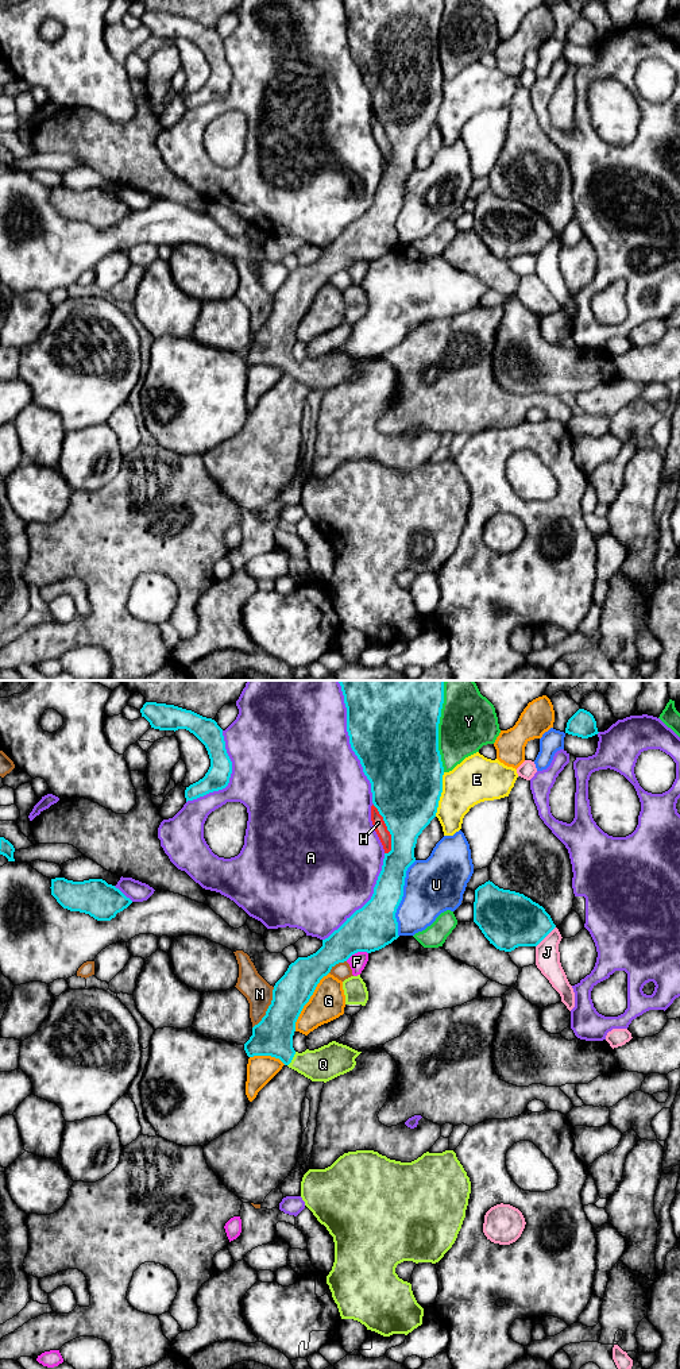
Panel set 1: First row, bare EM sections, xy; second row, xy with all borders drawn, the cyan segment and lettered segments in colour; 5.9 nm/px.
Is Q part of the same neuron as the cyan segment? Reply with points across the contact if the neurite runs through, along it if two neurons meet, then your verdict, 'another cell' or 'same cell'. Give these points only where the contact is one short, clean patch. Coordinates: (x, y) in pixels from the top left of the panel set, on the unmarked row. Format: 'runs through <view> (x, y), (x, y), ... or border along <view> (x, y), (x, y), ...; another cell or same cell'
same cell

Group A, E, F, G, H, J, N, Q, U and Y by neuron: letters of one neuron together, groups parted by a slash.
A / E / F / G / H / J / N / Q / U / Y

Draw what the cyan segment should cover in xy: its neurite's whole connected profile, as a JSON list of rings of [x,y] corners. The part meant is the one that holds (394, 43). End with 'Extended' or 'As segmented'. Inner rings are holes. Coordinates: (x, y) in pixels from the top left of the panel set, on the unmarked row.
[[[343,0],[343,4],[347,16],[347,41],[349,53],[360,69],[364,84],[371,92],[372,112],[383,126],[387,139],[391,143],[391,159],[385,162],[382,180],[378,185],[371,208],[347,227],[347,230],[328,247],[322,248],[322,255],[316,262],[308,266],[298,266],[289,274],[285,284],[274,294],[273,309],[266,324],[252,336],[252,344],[244,352],[244,359],[248,366],[271,365],[279,367],[285,374],[312,390],[324,392],[352,379],[356,374],[355,367],[362,360],[332,350],[318,358],[306,358],[305,360],[298,362],[293,356],[295,331],[320,289],[327,285],[336,273],[347,270],[358,261],[371,262],[379,259],[399,246],[395,221],[403,205],[406,180],[416,170],[414,157],[418,144],[436,126],[443,101],[444,84],[438,59],[438,32],[444,12],[444,0]]]. Extended

